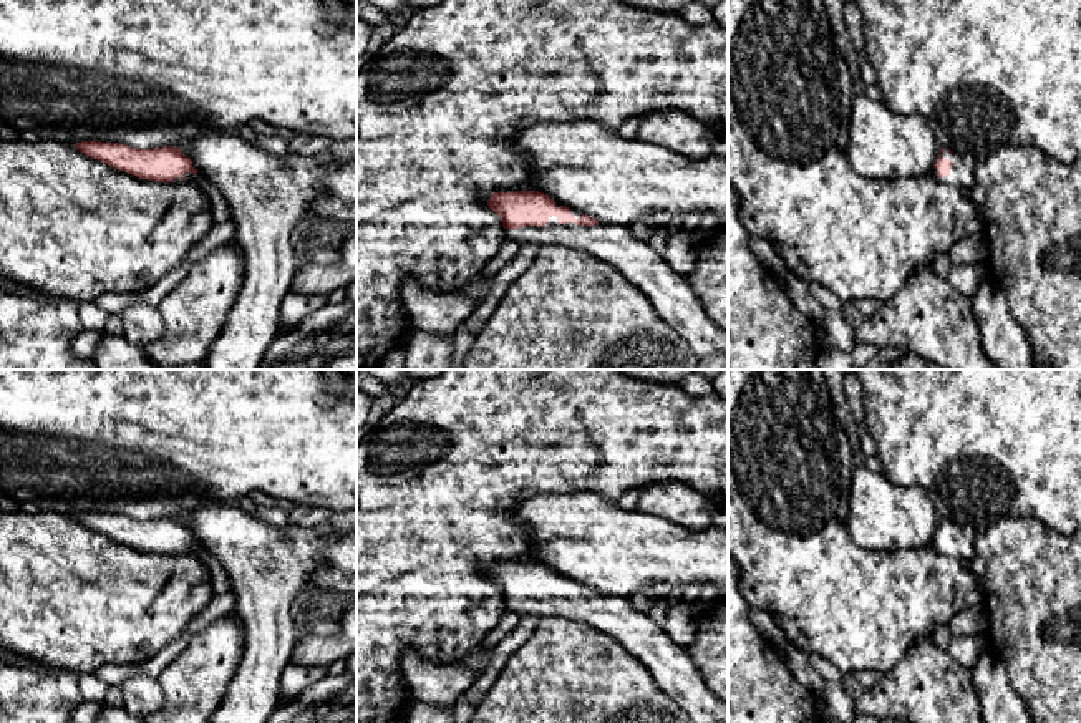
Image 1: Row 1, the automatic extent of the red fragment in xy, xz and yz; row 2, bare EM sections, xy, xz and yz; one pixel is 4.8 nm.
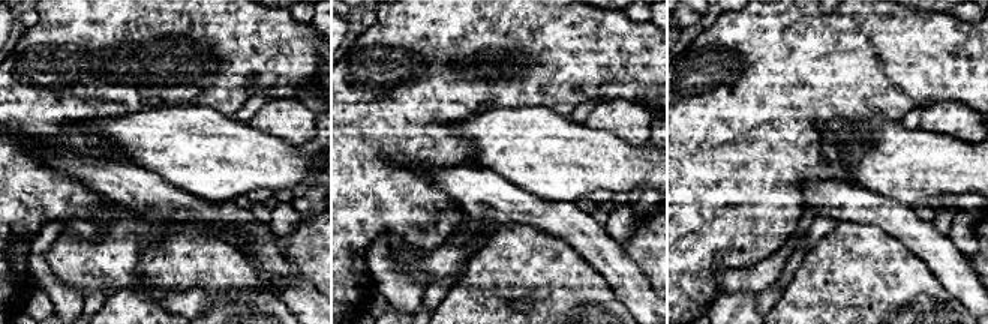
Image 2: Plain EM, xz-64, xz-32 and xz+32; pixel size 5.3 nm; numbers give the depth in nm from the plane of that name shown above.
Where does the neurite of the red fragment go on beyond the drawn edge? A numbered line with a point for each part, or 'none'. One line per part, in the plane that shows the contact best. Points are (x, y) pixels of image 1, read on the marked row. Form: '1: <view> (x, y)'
1: xz (670, 294)

